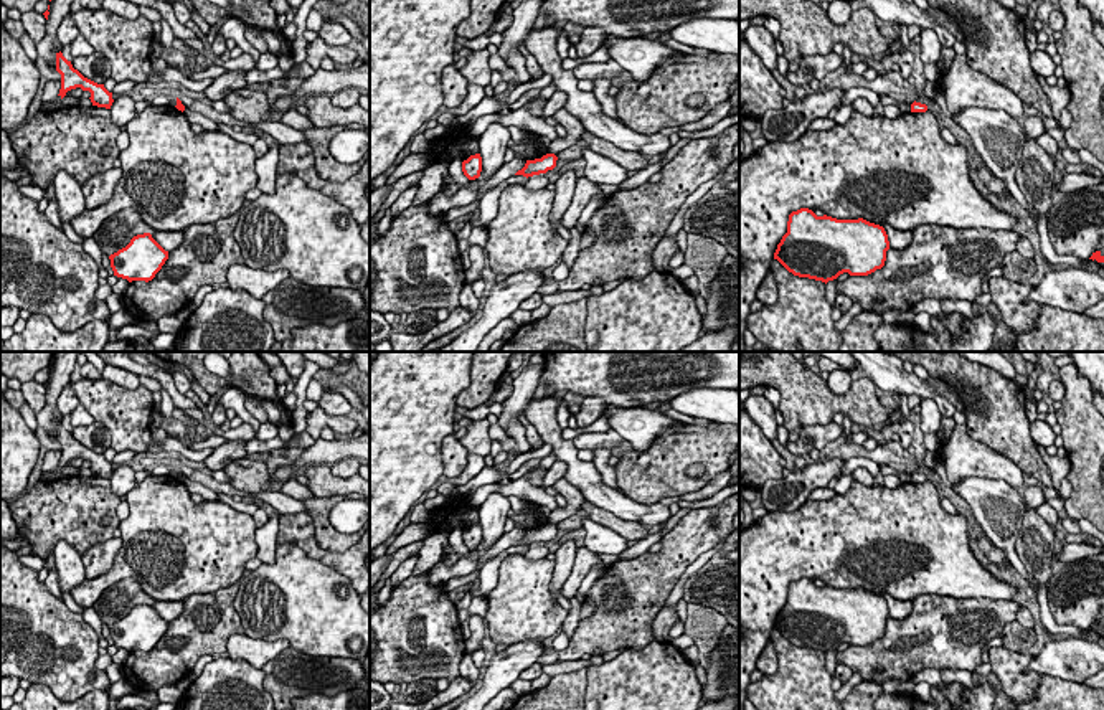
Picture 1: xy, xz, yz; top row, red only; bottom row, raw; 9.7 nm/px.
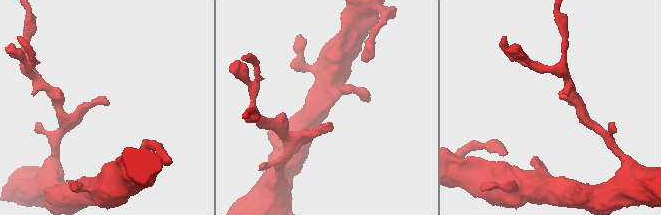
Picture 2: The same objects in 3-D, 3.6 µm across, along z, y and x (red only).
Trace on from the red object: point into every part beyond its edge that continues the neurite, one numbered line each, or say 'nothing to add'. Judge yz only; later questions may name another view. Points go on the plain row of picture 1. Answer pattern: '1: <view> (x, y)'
nothing to add

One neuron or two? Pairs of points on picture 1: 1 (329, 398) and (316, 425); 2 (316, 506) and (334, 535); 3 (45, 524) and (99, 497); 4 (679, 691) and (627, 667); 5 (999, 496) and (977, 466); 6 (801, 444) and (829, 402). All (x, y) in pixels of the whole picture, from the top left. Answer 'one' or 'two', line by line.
1: two
2: one
3: one
4: one
5: two
6: two

